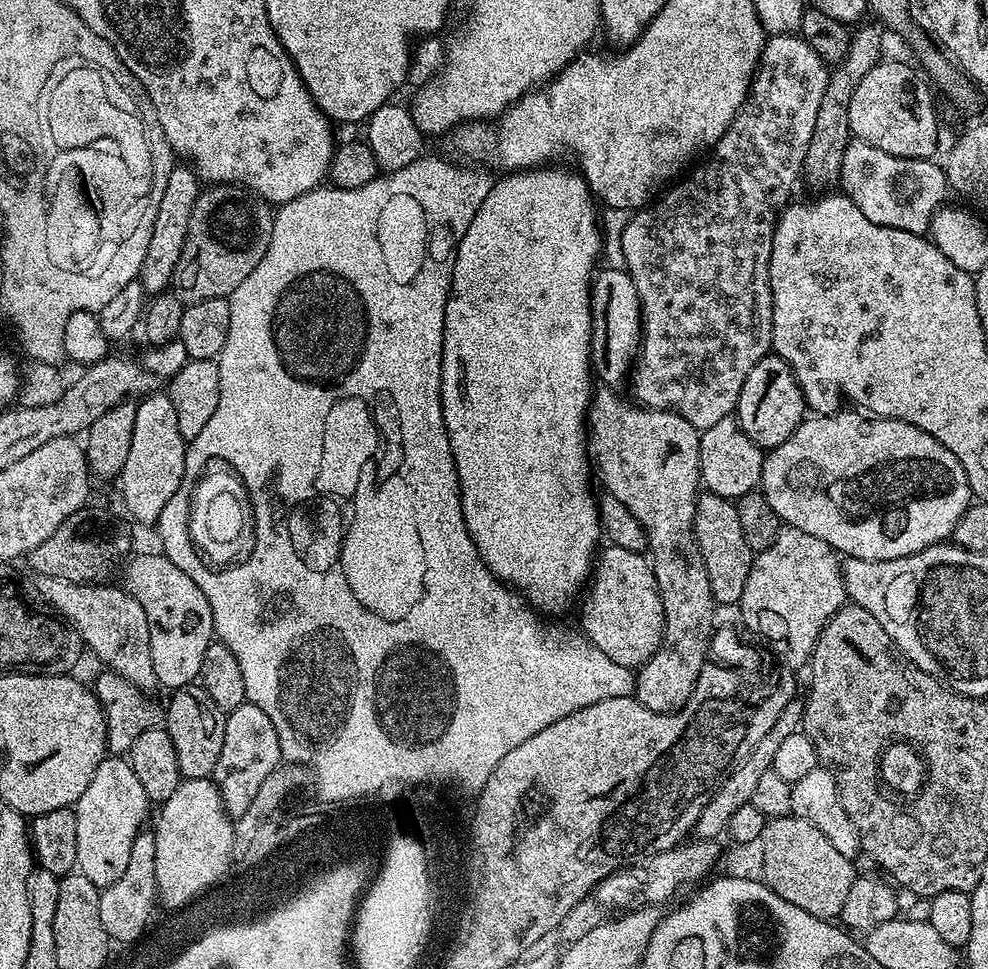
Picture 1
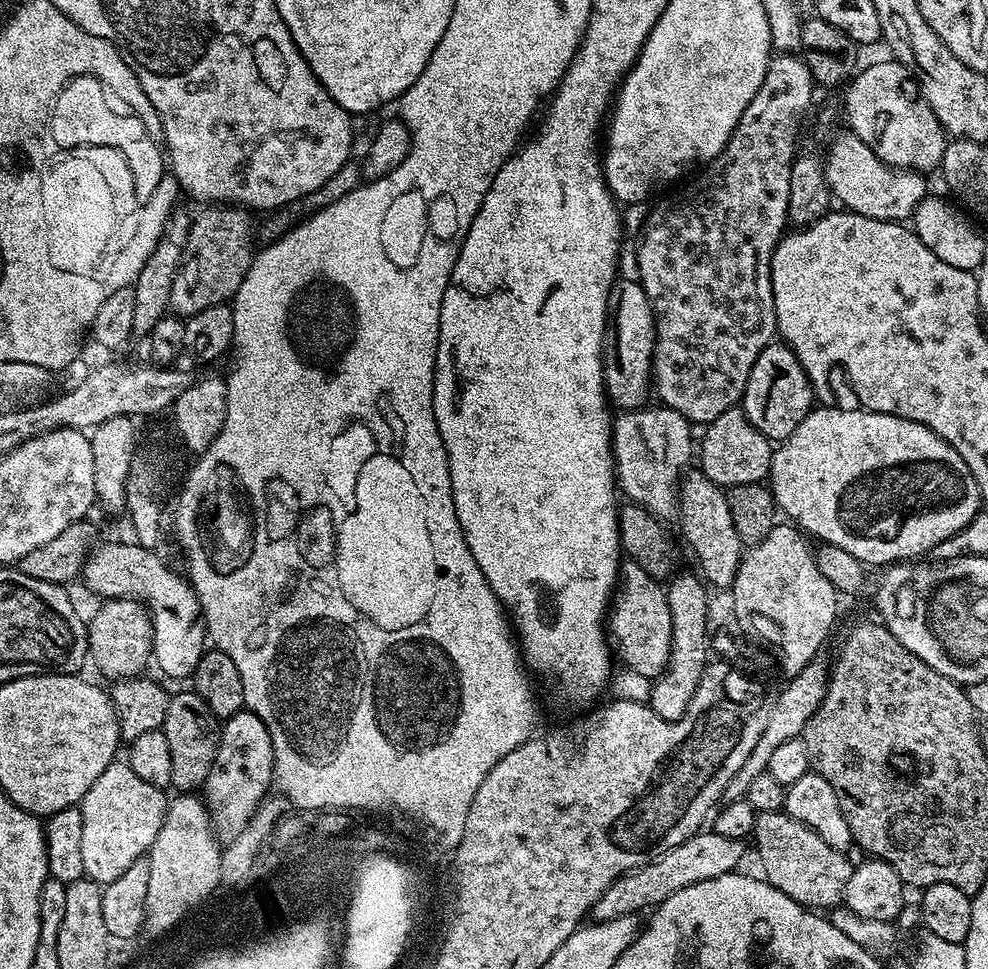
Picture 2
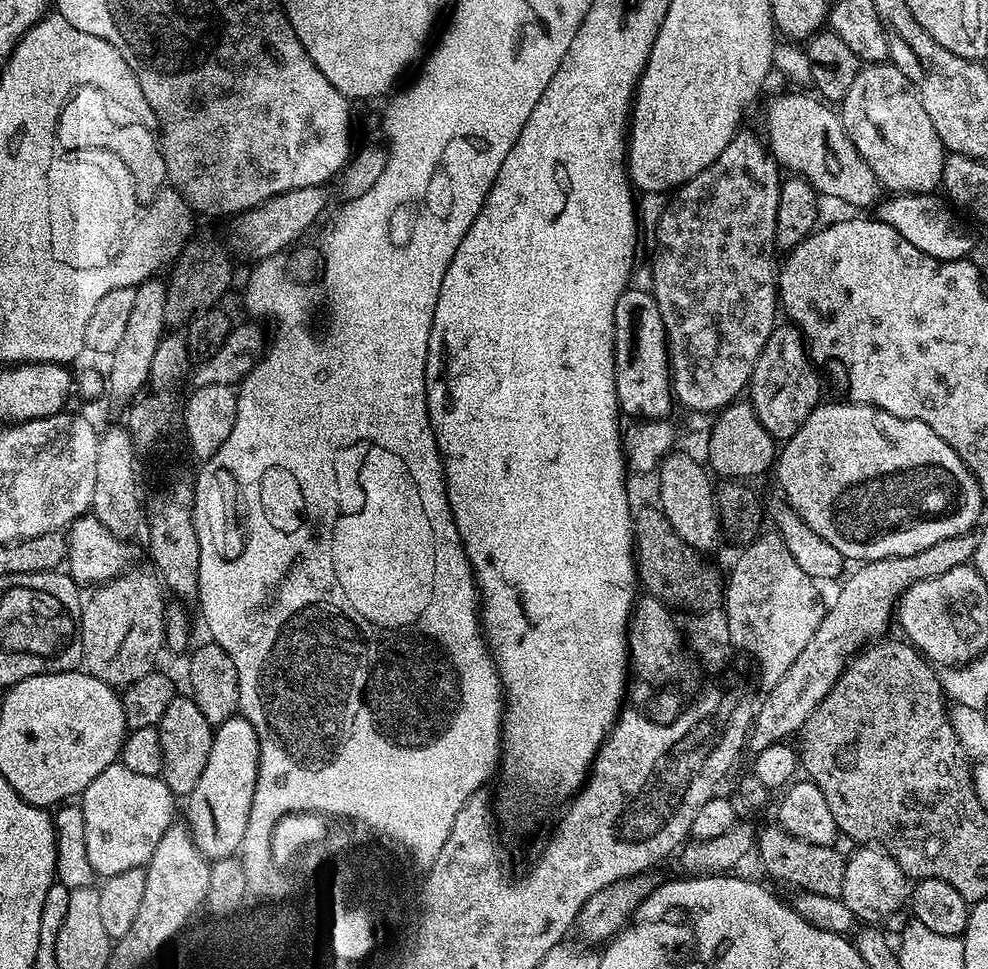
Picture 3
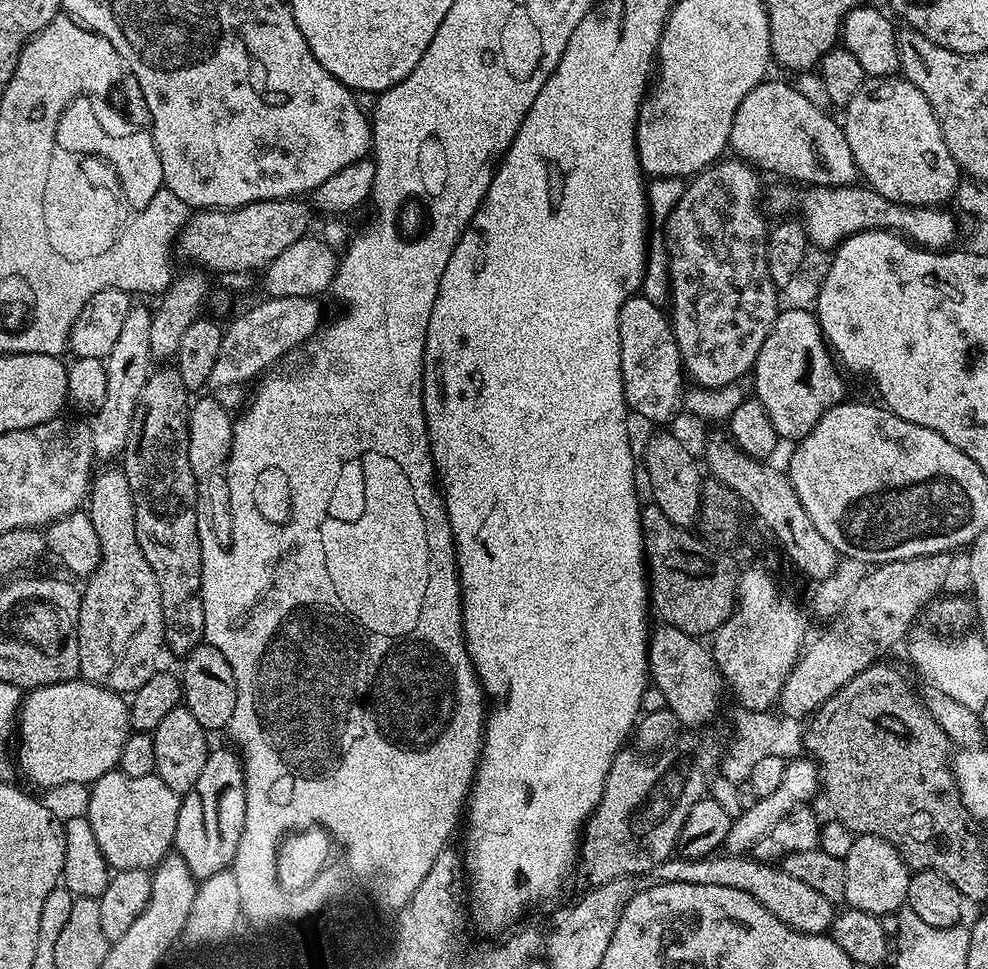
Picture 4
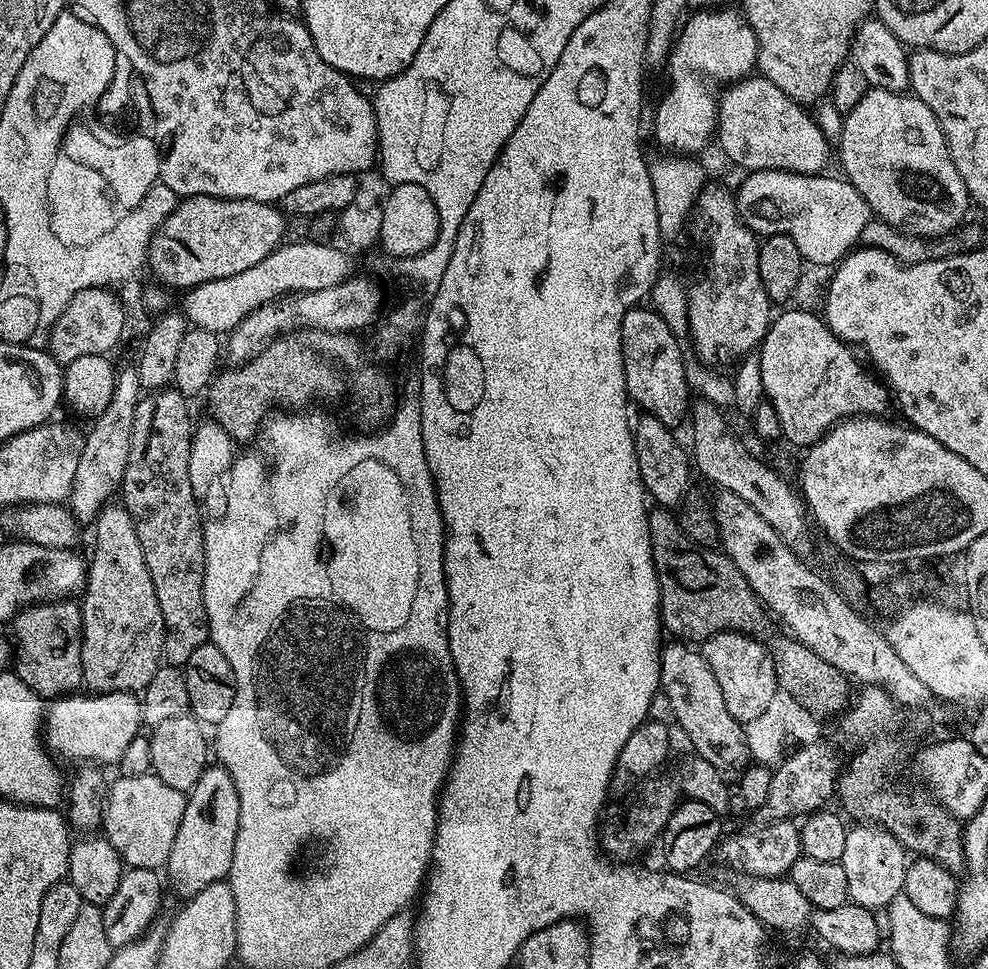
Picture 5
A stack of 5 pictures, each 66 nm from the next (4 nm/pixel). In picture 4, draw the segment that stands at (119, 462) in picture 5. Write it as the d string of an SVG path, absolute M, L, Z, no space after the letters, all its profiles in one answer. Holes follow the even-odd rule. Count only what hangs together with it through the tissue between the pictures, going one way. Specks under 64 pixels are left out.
M140 302L133 303L132 309L126 314L122 330L118 333L118 342L114 342L114 347L110 349L110 354L103 361L106 374L106 396L100 407L95 409L94 415L90 420L93 438L93 454L97 461L115 461L112 459L114 459L115 456L117 459L117 457L123 453L124 447L128 444L128 435L134 431L138 401L148 381L148 373L154 364L152 355L150 354L151 322L152 308L149 307L149 305L140 304Z

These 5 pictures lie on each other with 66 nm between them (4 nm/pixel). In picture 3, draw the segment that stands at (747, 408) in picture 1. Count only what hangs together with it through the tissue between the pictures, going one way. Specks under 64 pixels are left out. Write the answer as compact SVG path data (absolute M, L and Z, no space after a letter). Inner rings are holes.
M781 323L770 334L766 346L762 346L762 354L758 354L758 362L754 366L754 374L750 381L750 403L762 426L775 436L777 441L787 442L806 422L808 415L821 403L820 376L816 373L808 345L799 328L791 323Z

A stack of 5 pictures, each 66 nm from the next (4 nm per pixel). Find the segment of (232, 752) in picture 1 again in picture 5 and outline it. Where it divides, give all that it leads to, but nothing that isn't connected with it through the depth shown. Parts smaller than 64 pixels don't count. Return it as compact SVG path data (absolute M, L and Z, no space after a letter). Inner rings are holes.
M205 768L202 778L198 778L187 797L182 826L178 826L166 865L166 876L168 872L173 886L184 898L227 877L234 858L234 838L238 838L238 790L234 788L234 778L230 778L225 768Z

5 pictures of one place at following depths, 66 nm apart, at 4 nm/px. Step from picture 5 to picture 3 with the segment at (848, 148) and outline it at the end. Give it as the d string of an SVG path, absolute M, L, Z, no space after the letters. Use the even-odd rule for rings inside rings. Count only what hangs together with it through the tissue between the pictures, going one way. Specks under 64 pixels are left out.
M890 62L870 64L861 67L858 78L850 86L846 98L839 105L838 115L844 122L846 134L850 134L850 142L858 146L858 152L866 158L870 170L880 180L885 189L892 194L915 194L917 192L935 193L941 187L944 178L944 162L946 149L938 138L938 130L934 130L934 122L930 122L930 114L926 114L926 106L922 106L922 98L918 90Z

